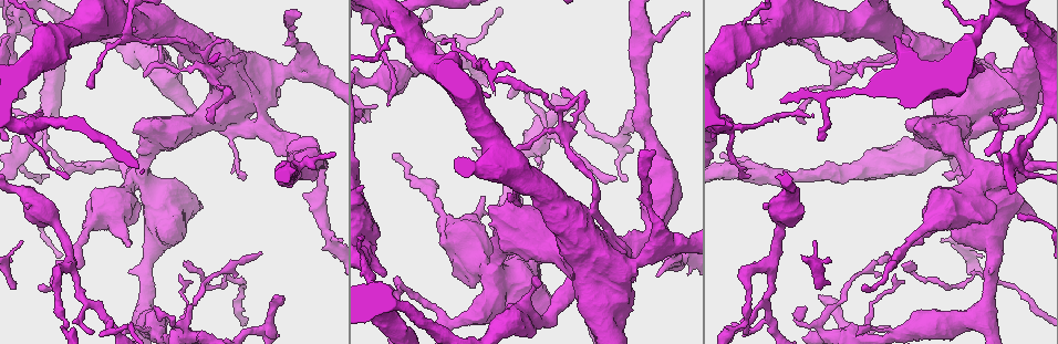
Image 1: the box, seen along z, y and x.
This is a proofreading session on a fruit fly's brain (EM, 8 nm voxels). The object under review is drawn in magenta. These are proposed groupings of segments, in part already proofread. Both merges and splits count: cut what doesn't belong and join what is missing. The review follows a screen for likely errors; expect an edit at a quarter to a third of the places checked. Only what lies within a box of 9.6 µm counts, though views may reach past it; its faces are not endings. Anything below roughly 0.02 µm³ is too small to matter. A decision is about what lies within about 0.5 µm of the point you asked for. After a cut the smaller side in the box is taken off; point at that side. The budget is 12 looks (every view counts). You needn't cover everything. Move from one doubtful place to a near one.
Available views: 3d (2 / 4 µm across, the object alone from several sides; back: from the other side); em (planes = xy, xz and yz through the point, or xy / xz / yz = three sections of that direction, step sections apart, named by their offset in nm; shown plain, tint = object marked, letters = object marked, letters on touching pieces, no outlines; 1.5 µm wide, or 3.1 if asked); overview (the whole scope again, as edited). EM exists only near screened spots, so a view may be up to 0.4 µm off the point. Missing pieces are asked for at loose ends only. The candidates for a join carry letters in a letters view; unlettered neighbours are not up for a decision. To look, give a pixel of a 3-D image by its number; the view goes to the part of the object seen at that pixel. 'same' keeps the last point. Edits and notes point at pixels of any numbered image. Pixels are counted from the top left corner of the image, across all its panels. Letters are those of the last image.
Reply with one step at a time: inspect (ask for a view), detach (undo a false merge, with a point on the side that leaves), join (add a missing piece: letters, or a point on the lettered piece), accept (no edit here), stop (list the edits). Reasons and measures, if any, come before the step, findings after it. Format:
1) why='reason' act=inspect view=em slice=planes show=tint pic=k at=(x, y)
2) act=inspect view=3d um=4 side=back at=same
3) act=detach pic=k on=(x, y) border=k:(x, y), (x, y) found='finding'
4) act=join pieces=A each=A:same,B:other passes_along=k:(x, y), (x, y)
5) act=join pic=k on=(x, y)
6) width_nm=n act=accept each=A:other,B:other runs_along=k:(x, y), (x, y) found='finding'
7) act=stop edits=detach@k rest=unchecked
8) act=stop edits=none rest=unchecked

act=inspect view=3d um=2 side=back pic=1 at=(480, 70)

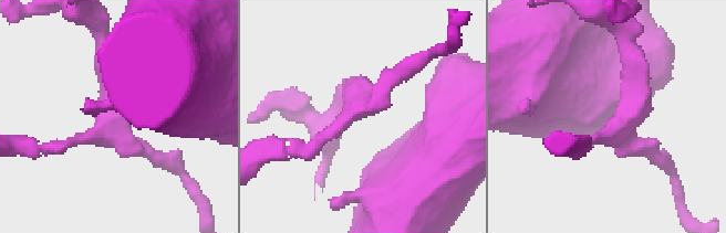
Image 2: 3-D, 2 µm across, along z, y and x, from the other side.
why='now the EM' act=inspect view=em slice=yz step=4 show=tint pic=2 at=(107, 132)

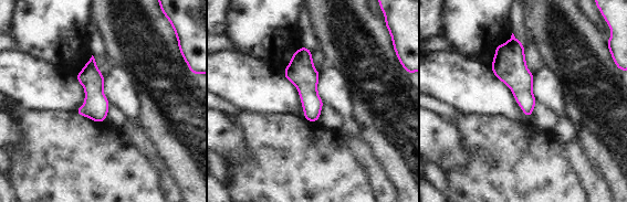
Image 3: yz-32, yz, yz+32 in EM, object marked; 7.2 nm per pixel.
act=inspect view=em slice=planes show=letters at=same

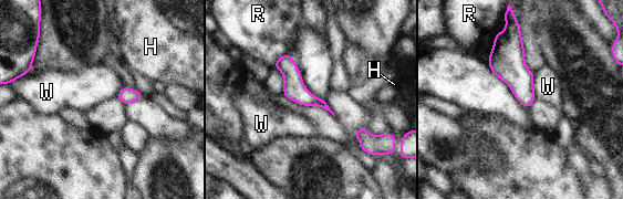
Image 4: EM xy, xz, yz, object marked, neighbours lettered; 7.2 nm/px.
longest_contact=W:190nm act=accept each=H:other,R:other,W:other found='one cell here'

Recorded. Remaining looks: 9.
why='an open end' act=inspect view=em slice=planes show=letters pic=1 at=(861, 75)

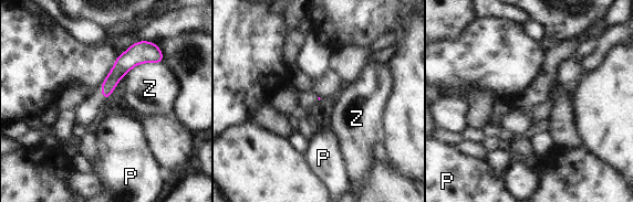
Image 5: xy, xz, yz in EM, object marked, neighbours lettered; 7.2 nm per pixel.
act=accept each=P:other,Z:other runs_along=5:(154, 46), (137, 53), (105, 94) found='no lettered piece goes on from it'

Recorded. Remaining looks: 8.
why='sharp bend' act=inspect view=em slice=planes show=letters pic=1 at=(541, 154)

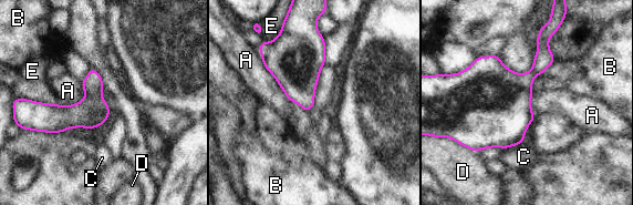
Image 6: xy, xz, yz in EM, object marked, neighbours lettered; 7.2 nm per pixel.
act=accept each=A:other,B:other,C:other,D:other,E:other border=6:(260, 52), (265, 68), (288, 100) found='all the same cell'

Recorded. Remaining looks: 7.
act=inspect view=3d um=2 pic=1 at=(769, 322)

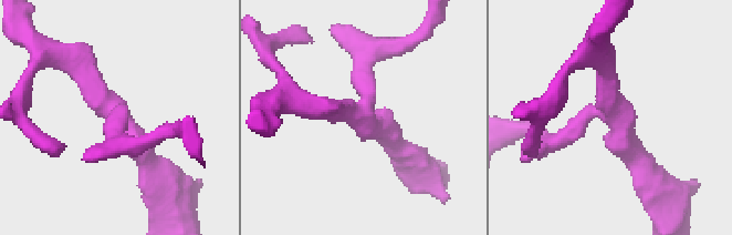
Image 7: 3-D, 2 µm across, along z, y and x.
arms=3 why='need the tissue' act=inspect view=em slice=planes show=letters pic=7 at=(359, 110)

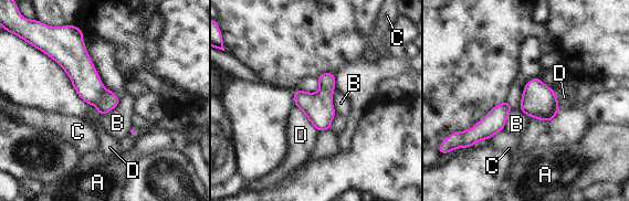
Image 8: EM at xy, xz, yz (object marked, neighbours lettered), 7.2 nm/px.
width_nm=200 act=accept each=A:other,B:other,C:other,D:other border=8:(121, 99), (108, 112), (100, 115) found='one cell here'

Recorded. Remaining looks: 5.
why='arms part here' act=inspect view=3d um=4 pic=1 at=(685, 256)

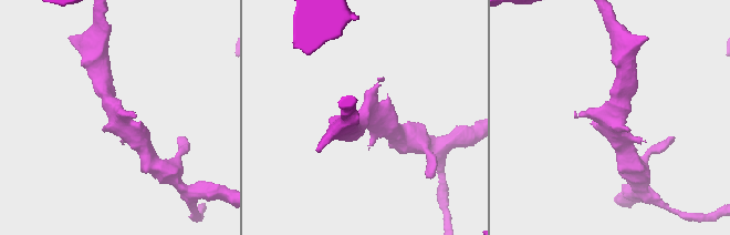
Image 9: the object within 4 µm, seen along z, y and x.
why='now the EM' act=inspect view=em slice=planes show=tint pic=9 at=(112, 106)

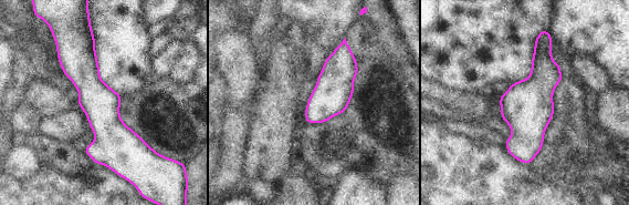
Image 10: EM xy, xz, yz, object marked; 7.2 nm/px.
act=inspect view=em slice=planes show=letters at=same

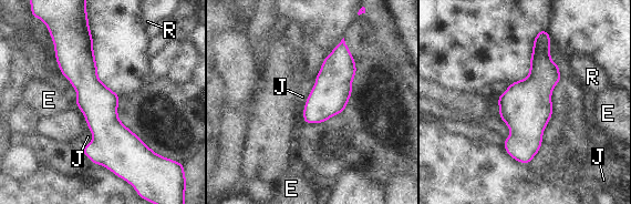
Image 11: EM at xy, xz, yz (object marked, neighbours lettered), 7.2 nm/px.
longest_contact=J:200nm act=accept each=E:other,J:other,R:other border=11:(310, 92), (304, 104), (302, 118) found='all the same cell'

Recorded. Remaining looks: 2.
act=stop edits=none rest=unchecked

